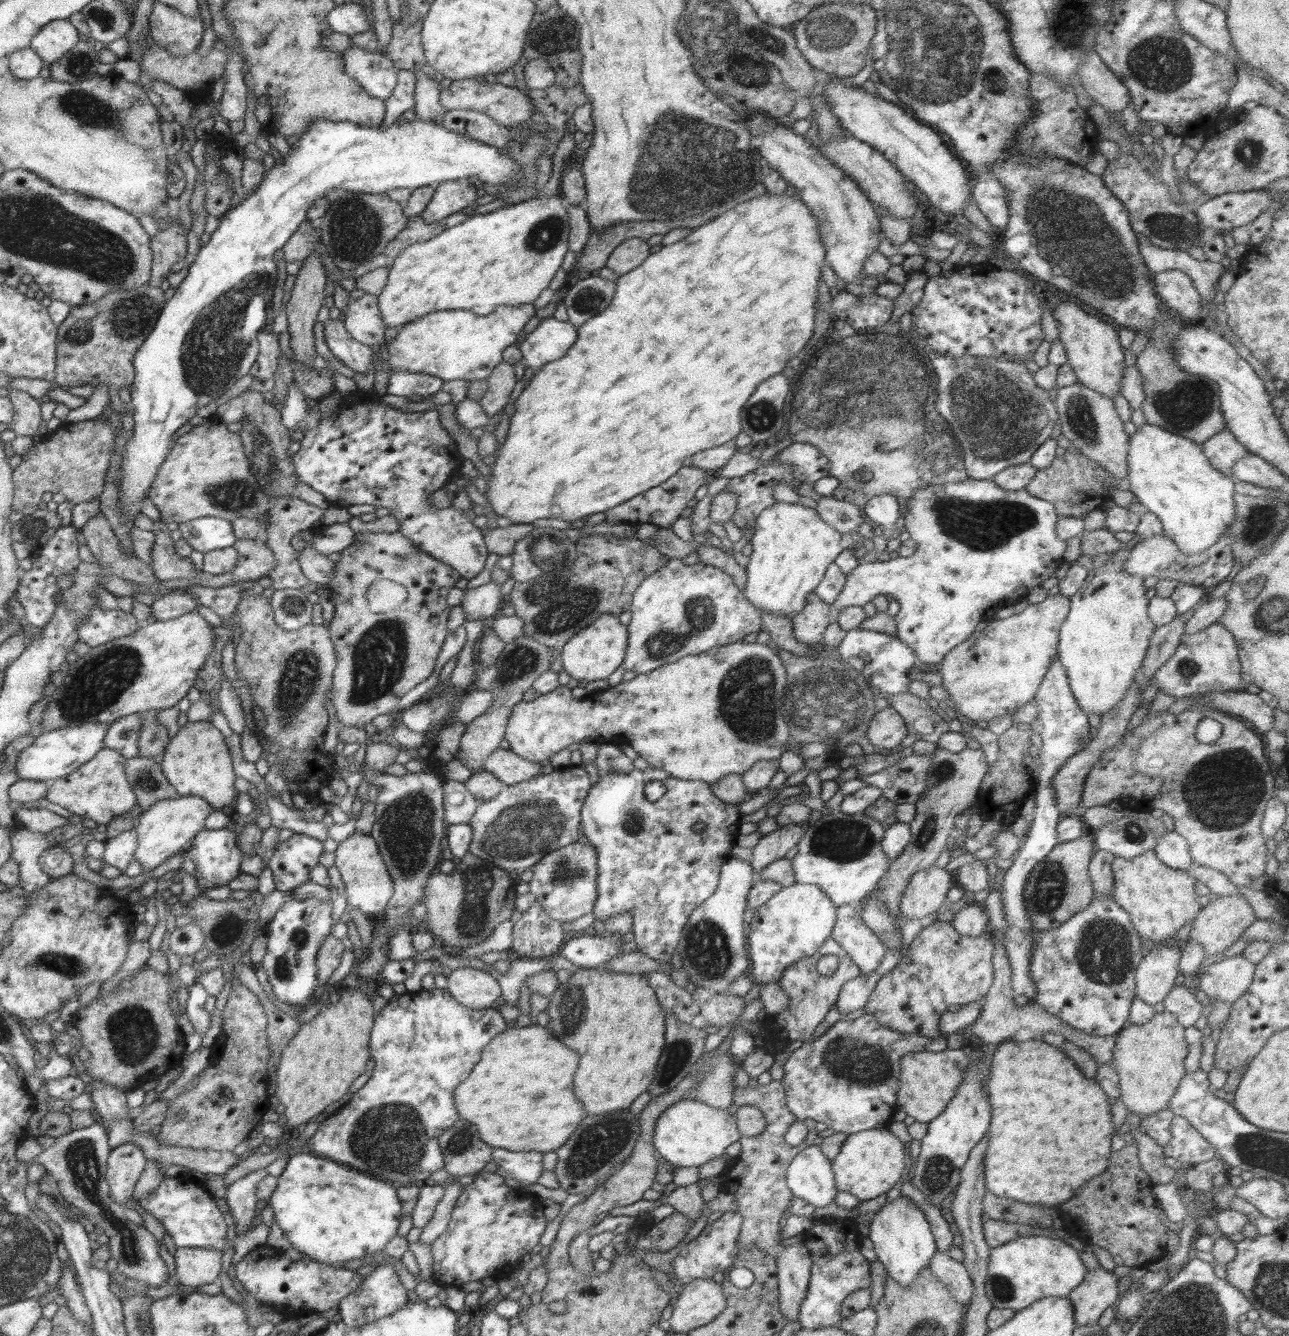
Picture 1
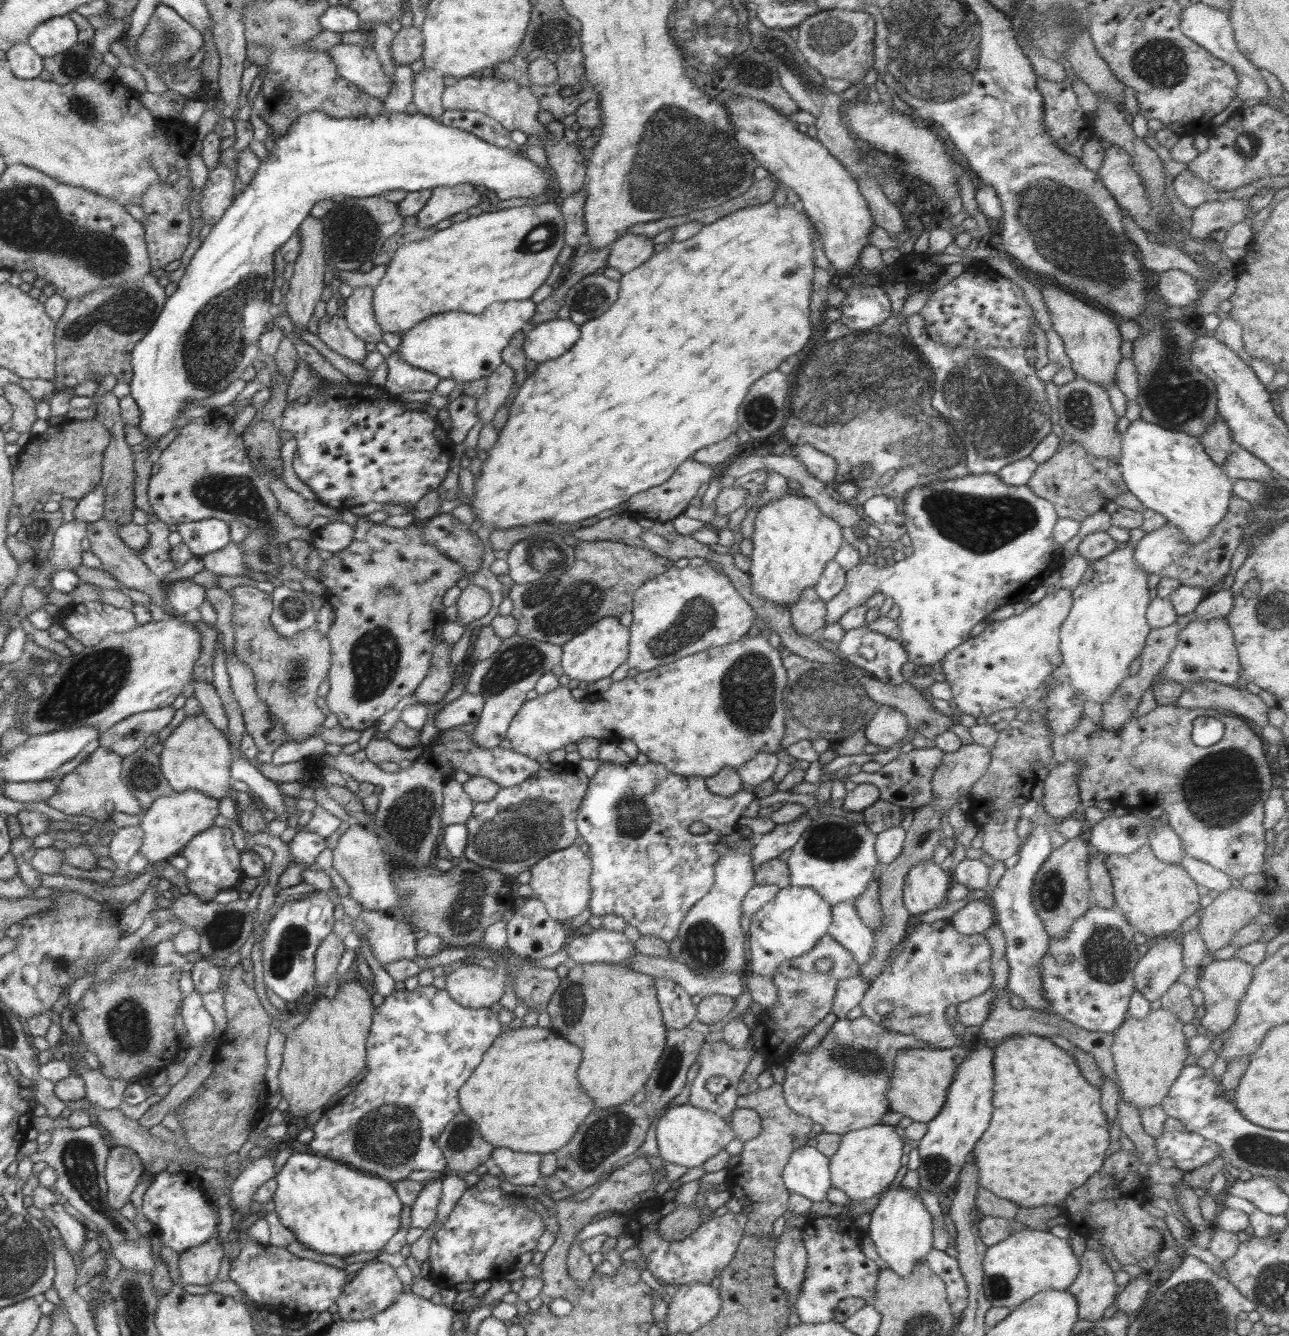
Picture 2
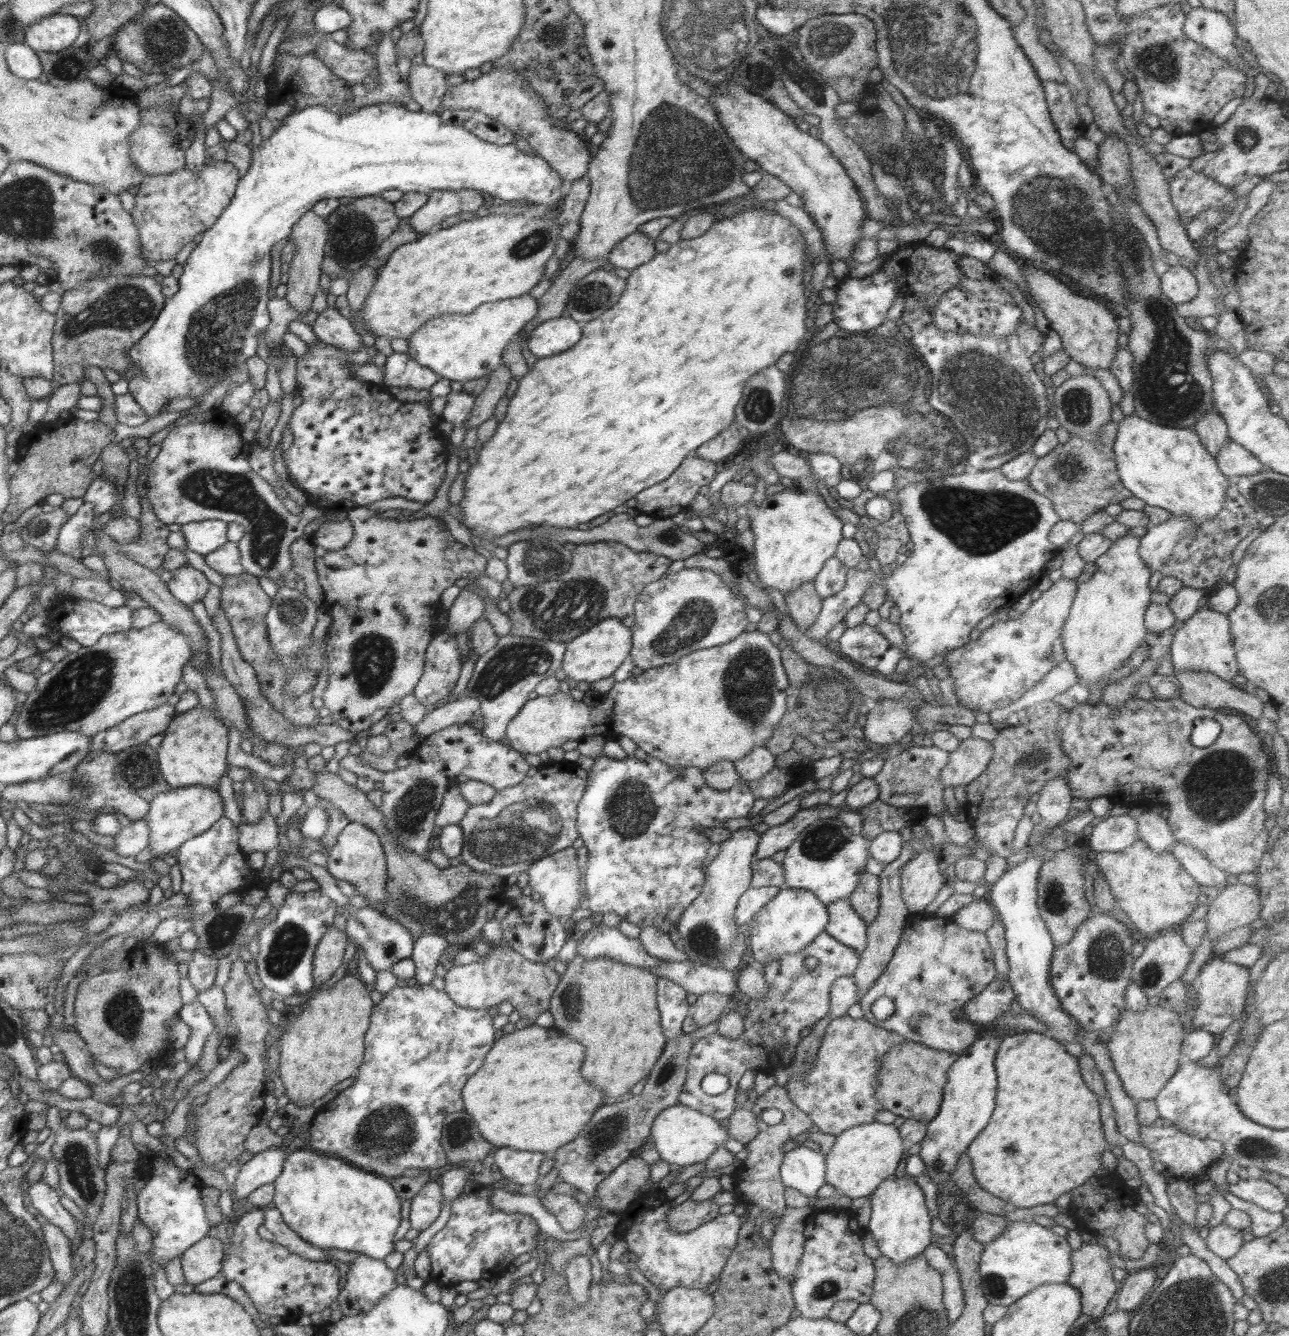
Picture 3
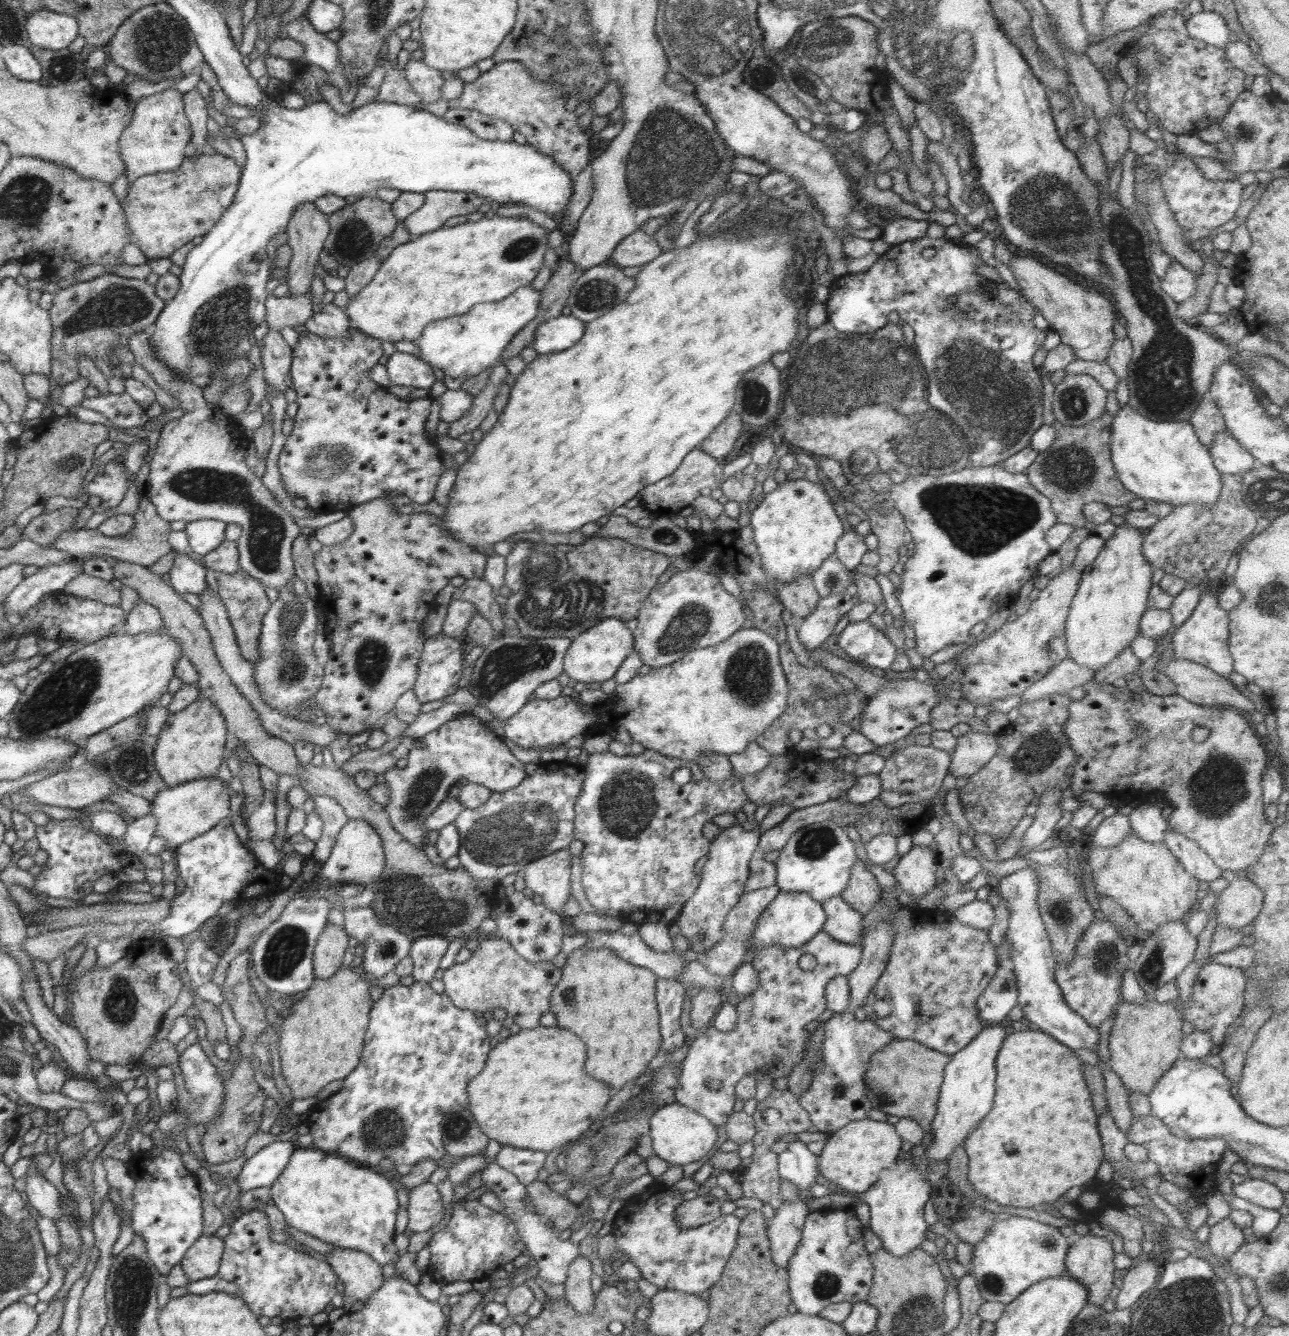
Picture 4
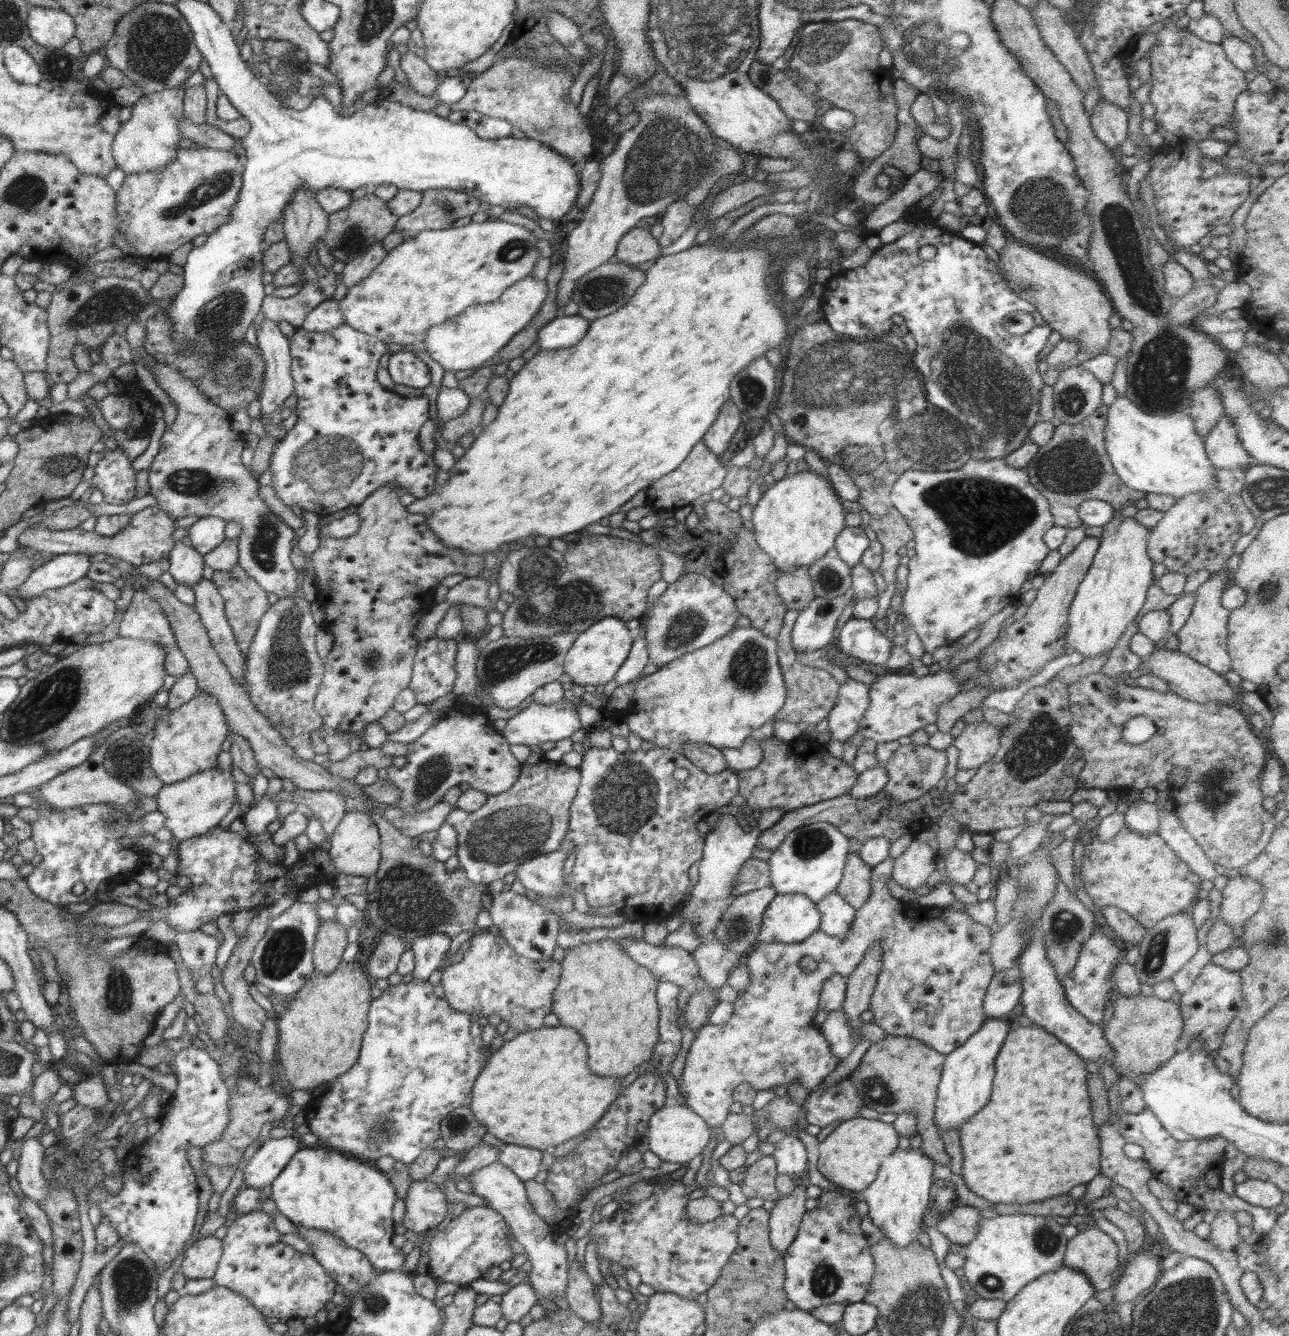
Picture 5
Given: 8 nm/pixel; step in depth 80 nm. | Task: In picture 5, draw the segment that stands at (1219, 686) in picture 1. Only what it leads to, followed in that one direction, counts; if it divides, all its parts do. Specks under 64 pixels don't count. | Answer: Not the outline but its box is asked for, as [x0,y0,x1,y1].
[1175,567,1232,675]

